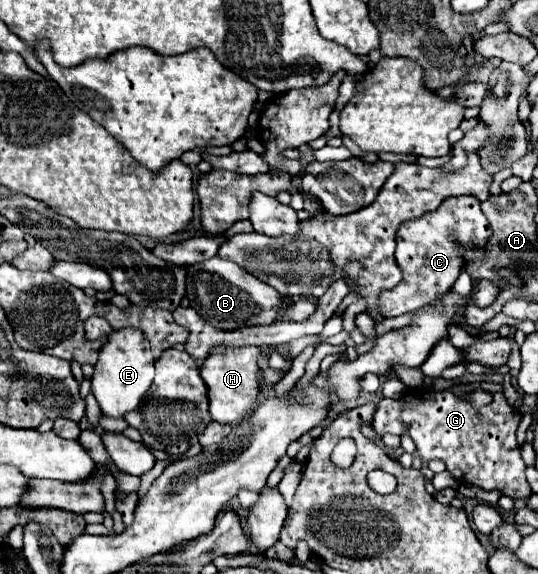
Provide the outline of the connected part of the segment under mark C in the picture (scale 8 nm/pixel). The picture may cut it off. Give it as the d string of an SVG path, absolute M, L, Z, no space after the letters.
M471 195L467 197L447 197L437 211L425 213L421 219L407 221L399 227L395 261L403 271L403 281L379 295L379 311L383 317L397 317L409 311L417 311L435 299L439 299L447 289L453 287L461 273L463 249L467 245L483 247L491 237L491 227L483 215L479 201Z

